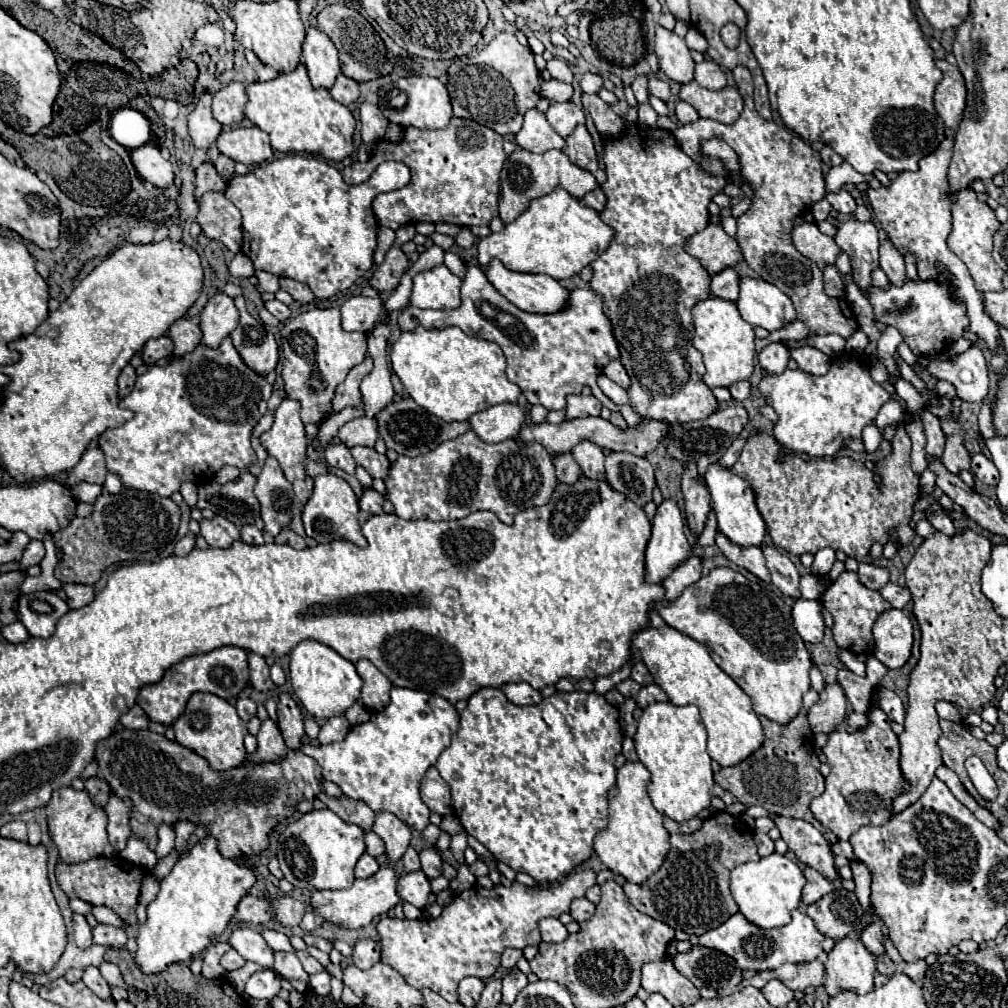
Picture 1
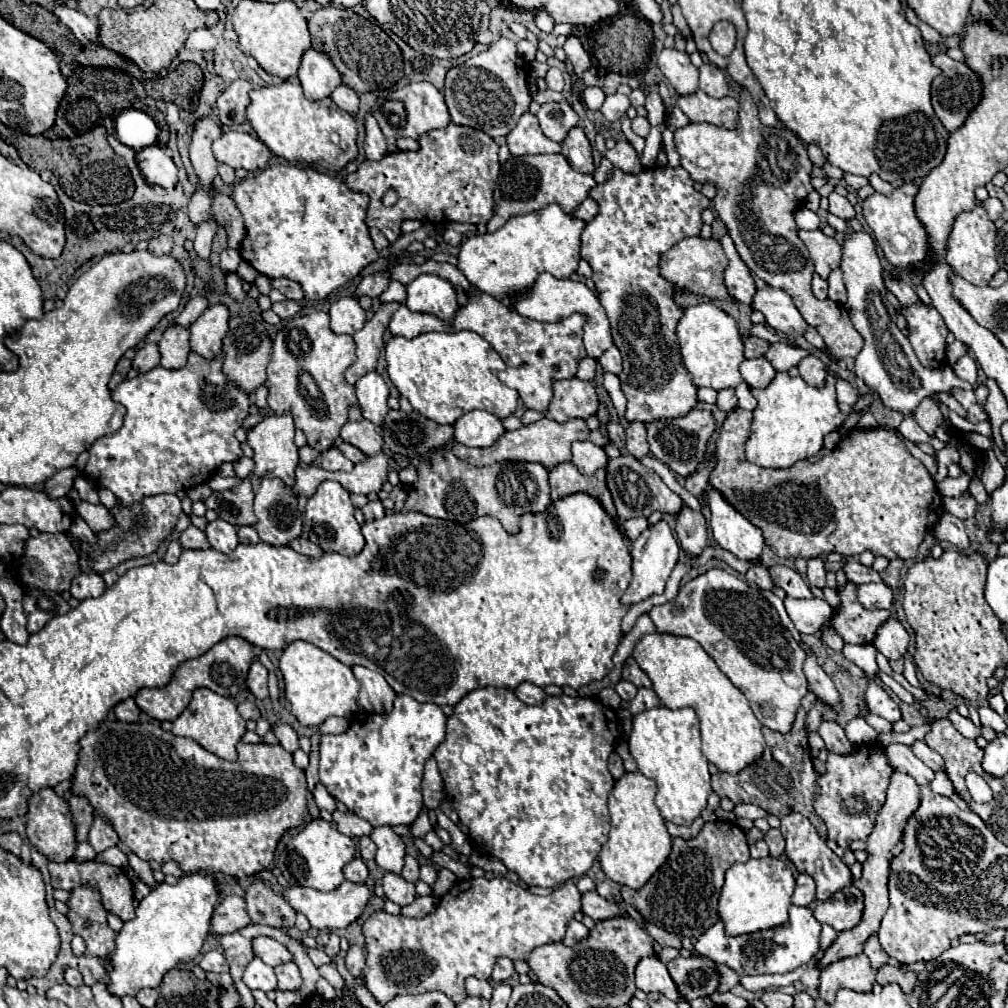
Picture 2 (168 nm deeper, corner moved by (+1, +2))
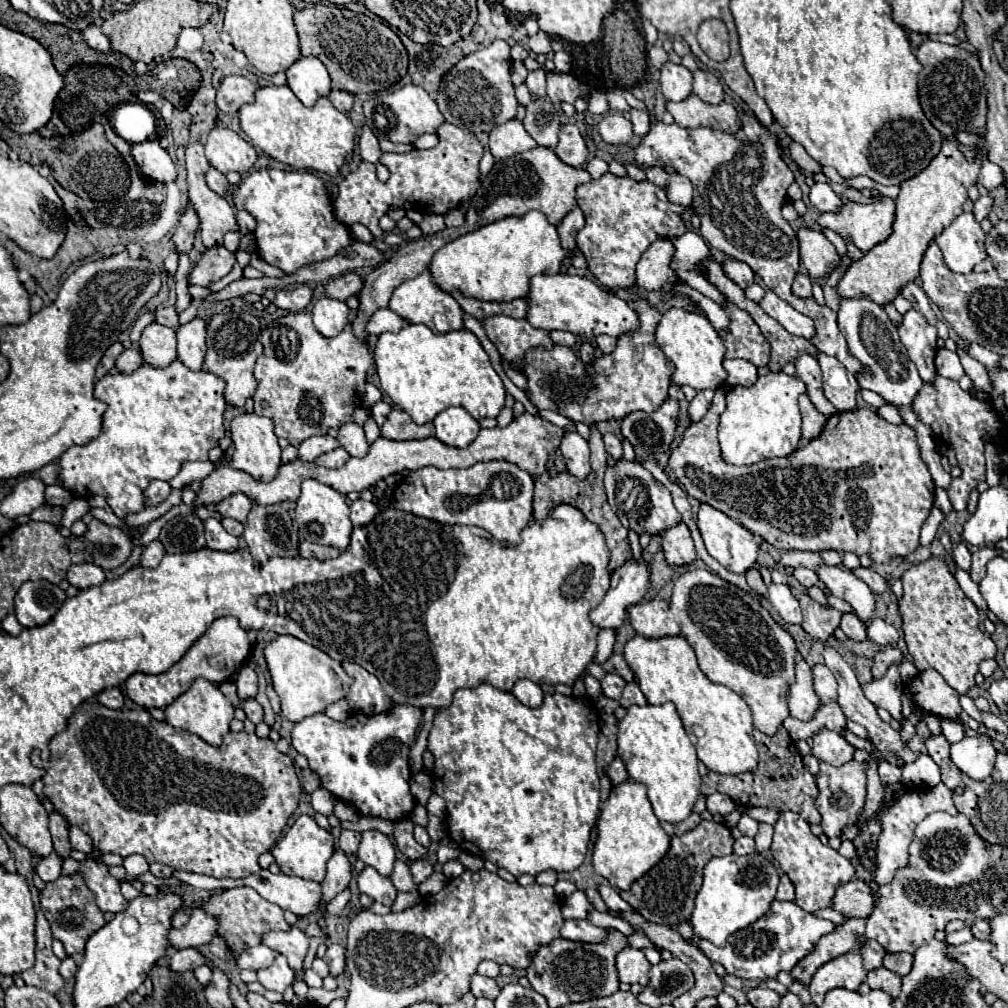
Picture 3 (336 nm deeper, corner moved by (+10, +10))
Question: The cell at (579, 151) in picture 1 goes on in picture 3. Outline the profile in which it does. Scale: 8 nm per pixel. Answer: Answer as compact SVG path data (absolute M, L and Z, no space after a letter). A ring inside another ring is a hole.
M566 123L560 127L558 145L554 147L554 151L564 163L568 163L572 167L582 167L586 163L586 157L588 157L586 143L584 143L584 139L574 123Z

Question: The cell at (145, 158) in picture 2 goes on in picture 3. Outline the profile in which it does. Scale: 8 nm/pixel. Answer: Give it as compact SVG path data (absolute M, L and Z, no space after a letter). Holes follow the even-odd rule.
M148 139L144 143L134 143L132 157L146 177L160 181L160 183L170 183L176 179L176 167L174 167L170 155L160 147L160 143L156 139Z

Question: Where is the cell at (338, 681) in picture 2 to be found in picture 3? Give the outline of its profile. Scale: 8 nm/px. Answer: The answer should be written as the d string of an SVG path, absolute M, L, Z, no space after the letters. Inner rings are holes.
M278 635L266 645L264 655L272 675L272 687L282 703L282 715L292 723L298 723L314 713L322 713L330 703L344 699L352 685L352 679L346 675L340 661L334 661L324 651L292 635Z

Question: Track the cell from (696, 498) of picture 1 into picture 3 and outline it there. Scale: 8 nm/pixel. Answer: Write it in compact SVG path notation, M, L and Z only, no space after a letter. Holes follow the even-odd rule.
M684 521L676 523L674 527L668 527L662 533L662 549L668 565L686 565L696 559L694 541Z

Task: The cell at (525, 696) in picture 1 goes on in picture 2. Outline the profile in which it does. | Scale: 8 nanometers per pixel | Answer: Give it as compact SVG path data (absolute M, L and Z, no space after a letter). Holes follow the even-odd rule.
M521 683L521 685L515 689L515 695L517 695L523 703L527 703L527 705L539 705L539 703L543 703L543 699L547 697L545 691L543 691L541 687L533 685L533 683Z

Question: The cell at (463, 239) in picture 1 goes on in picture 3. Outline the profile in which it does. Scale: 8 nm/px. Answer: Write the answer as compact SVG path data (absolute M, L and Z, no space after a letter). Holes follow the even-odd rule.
M426 215L420 229L424 231L424 235L434 235L434 233L440 233L446 229L444 225L444 217L442 215Z

